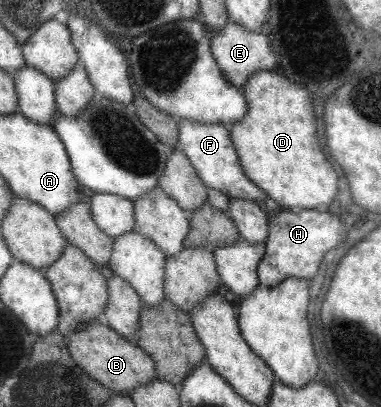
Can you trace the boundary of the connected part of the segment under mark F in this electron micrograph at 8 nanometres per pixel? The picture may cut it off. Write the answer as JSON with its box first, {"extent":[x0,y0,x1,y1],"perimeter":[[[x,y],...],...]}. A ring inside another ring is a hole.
{"extent":[176,120,268,202],"perimeter":[[[176,120],[176,123],[179,126],[179,149],[187,155],[204,186],[218,190],[228,198],[241,198],[254,202],[268,200],[264,192],[244,174],[235,144],[231,140],[231,132],[227,127],[192,120]]]}

